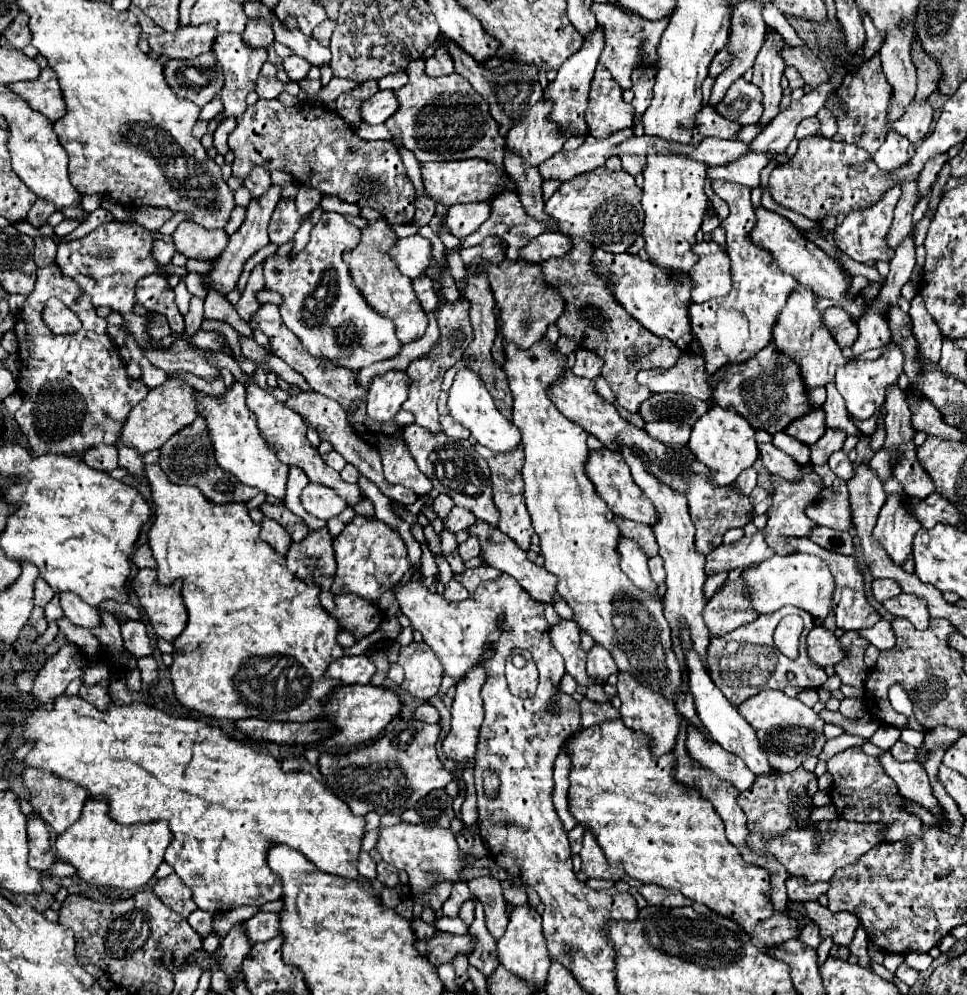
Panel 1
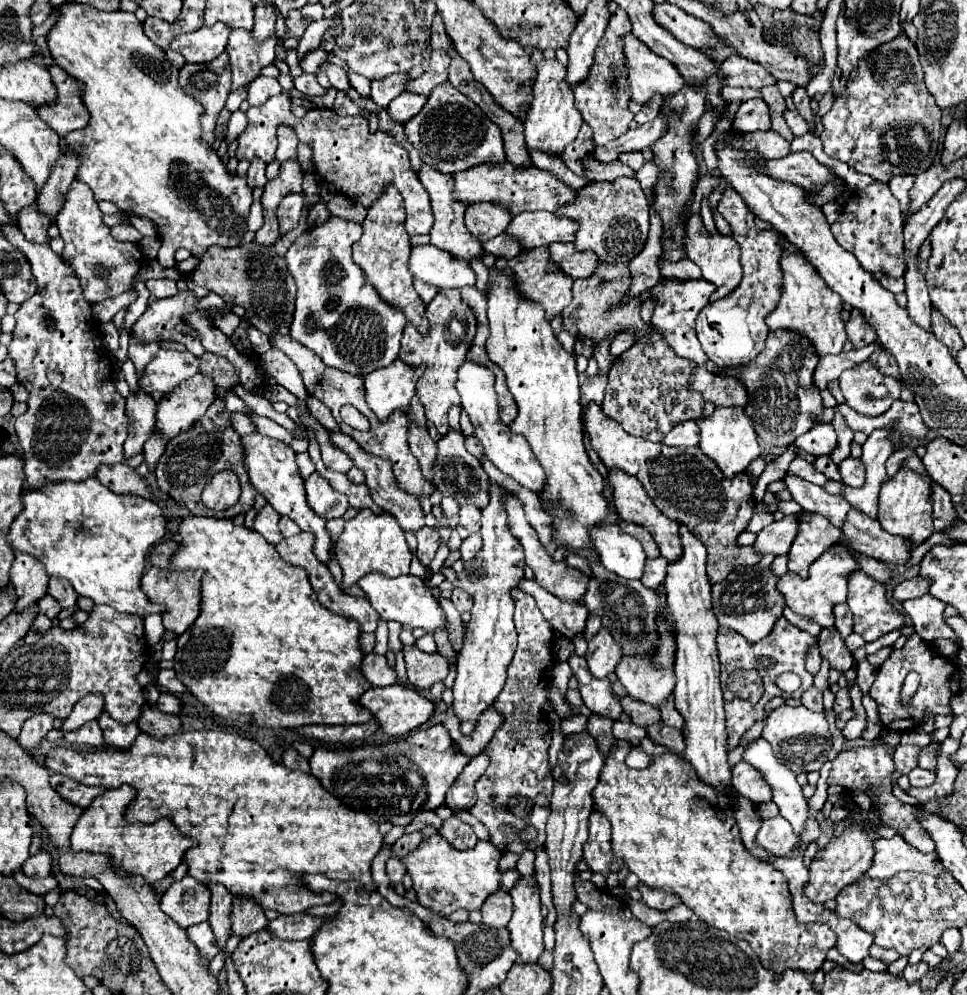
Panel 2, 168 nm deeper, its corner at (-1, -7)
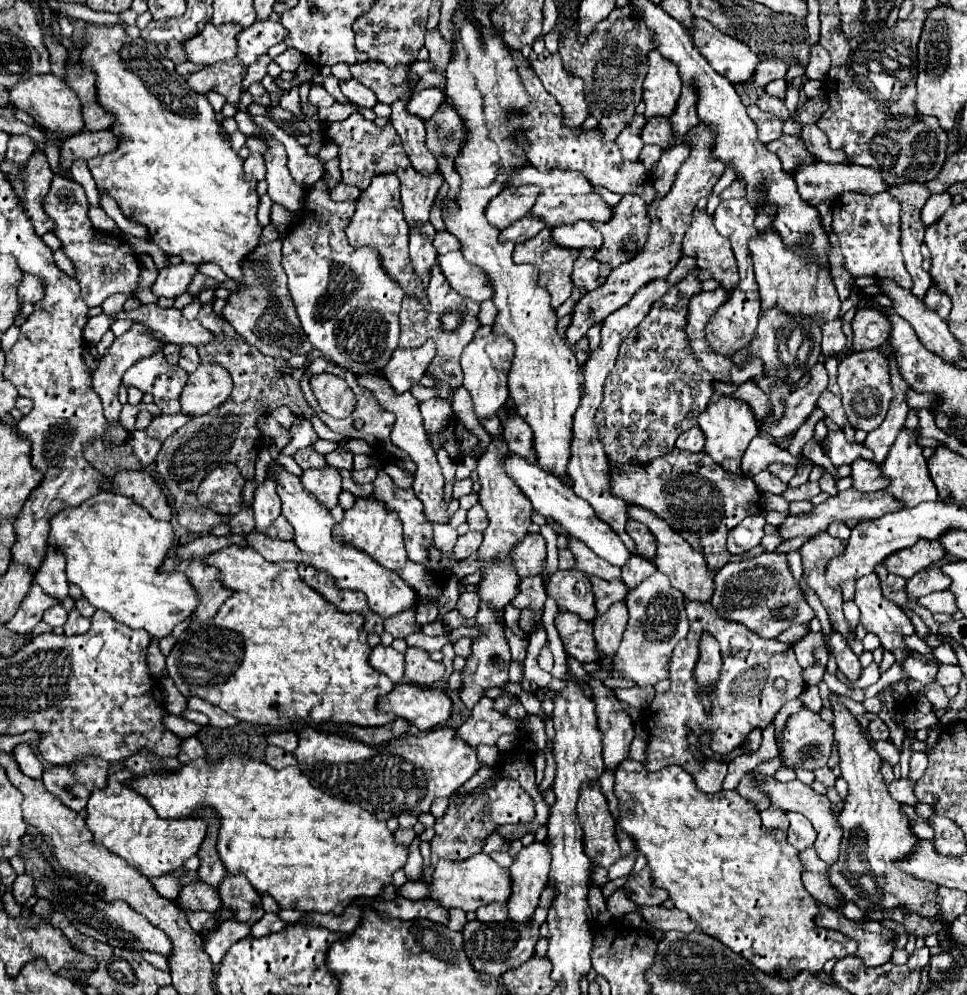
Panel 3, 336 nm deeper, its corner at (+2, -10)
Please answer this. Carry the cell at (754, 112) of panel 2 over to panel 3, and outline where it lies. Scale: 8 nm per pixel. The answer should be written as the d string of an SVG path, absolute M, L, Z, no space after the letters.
M749 105L747 107L747 115L755 121L759 139L763 143L771 143L771 141L775 141L775 139L779 139L783 135L783 121L777 119L775 115L769 115L765 111L759 111L755 105Z

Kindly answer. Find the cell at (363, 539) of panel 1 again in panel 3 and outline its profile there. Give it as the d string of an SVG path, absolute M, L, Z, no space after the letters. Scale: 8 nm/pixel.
M373 497L355 499L355 505L345 511L343 521L337 525L337 535L341 535L341 539L345 543L351 543L357 549L365 551L367 555L371 555L385 569L399 571L407 563L407 553L405 553L405 545L403 545L403 527L401 527L399 515L389 511L385 507L385 503L381 503Z

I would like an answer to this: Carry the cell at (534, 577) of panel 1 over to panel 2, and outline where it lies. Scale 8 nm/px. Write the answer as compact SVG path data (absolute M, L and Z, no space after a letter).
M522 578L518 588L524 590L526 594L534 596L542 616L552 624L552 628L562 632L566 638L572 638L578 632L584 632L588 610L582 604L566 602L566 600L560 600L558 596L552 596L540 584L536 584L534 578L532 580Z

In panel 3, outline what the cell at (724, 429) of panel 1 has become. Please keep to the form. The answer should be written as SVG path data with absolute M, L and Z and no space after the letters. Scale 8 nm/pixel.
M719 397L715 403L709 403L707 409L699 415L699 427L707 437L703 451L717 463L723 463L723 459L731 459L731 457L741 459L749 441L759 433L759 425L753 415L753 409L745 405L745 401L733 397Z

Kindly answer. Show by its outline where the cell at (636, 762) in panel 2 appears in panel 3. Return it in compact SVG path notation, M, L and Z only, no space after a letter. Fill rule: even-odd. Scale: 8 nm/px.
M689 601L687 603L687 616L691 629L681 643L677 643L677 647L673 649L673 659L671 659L671 667L669 667L669 675L671 675L671 687L667 693L655 695L655 699L651 701L651 705L647 707L645 713L645 729L649 733L649 749L647 749L647 763L645 769L647 771L659 771L663 767L669 765L679 765L683 767L687 773L691 773L695 777L695 783L701 791L705 793L719 793L723 789L723 779L727 775L727 763L725 761L717 761L717 759L705 759L703 763L699 759L693 757L691 747L687 743L687 735L695 733L697 737L703 733L711 735L711 751L719 753L719 755L729 755L733 749L741 747L745 743L745 739L749 737L749 733L753 729L765 729L775 713L791 699L797 699L801 695L801 691L805 689L805 683L801 679L801 665L795 659L793 647L787 643L779 643L777 639L761 639L757 635L753 635L753 631L749 631L747 627L741 627L741 623L729 623L725 619L721 619L717 615L717 611L713 611L711 603L697 603L697 601ZM703 633L711 633L719 645L721 645L721 657L723 657L723 667L721 667L721 675L717 681L717 687L713 687L713 699L711 699L711 707L705 709L701 707L701 701L698 699L698 688L693 676L693 670L696 665L699 651L699 637ZM783 677L787 681L785 689L779 691L773 687L775 679Z

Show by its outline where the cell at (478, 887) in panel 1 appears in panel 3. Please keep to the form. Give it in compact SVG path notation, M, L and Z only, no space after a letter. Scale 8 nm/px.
M489 903L489 905L483 905L477 911L477 919L481 923L499 923L499 921L505 921L507 919L507 905L505 903Z

